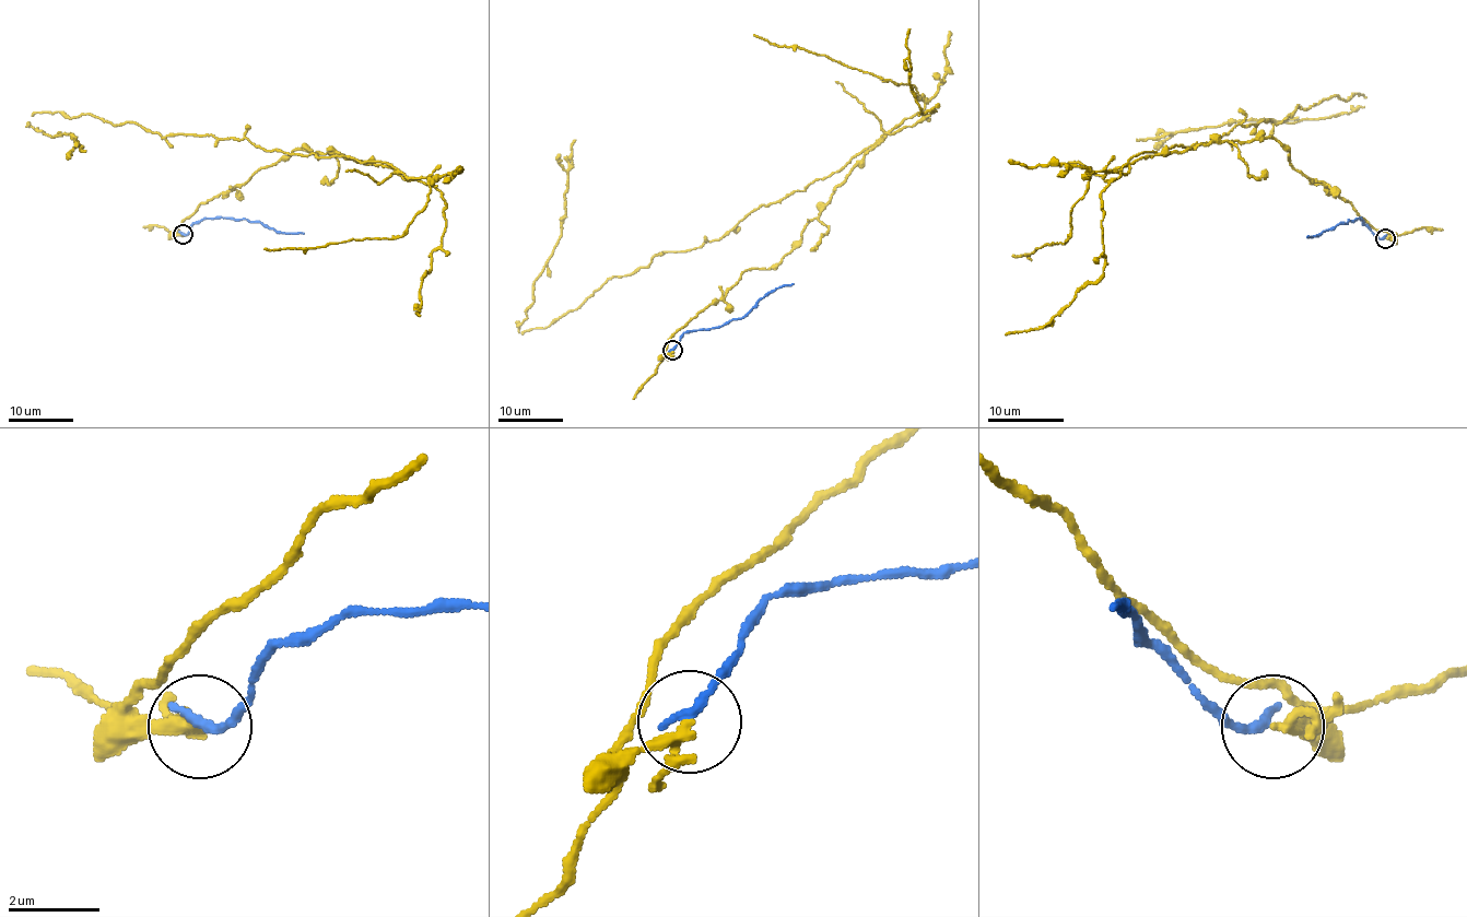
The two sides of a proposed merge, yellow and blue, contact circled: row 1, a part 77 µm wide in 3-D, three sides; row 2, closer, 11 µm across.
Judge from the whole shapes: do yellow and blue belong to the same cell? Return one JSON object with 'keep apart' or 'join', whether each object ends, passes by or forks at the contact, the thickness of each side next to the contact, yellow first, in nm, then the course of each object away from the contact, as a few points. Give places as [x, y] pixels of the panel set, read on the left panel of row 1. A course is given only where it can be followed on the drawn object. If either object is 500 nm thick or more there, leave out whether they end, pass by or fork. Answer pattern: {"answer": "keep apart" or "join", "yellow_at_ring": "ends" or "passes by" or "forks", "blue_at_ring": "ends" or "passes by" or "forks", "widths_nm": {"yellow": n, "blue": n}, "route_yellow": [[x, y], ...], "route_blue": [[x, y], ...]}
{"answer": "keep apart", "yellow_at_ring": "passes by", "blue_at_ring": "ends", "widths_nm": {"yellow": 190, "blue": 240}, "route_yellow": [[184, 235], [174, 230], [202, 202], [296, 149], [374, 164], [31, 115], [86, 151]], "route_blue": [[184, 235], [204, 219], [229, 216], [259, 222], [276, 232], [303, 233]]}

